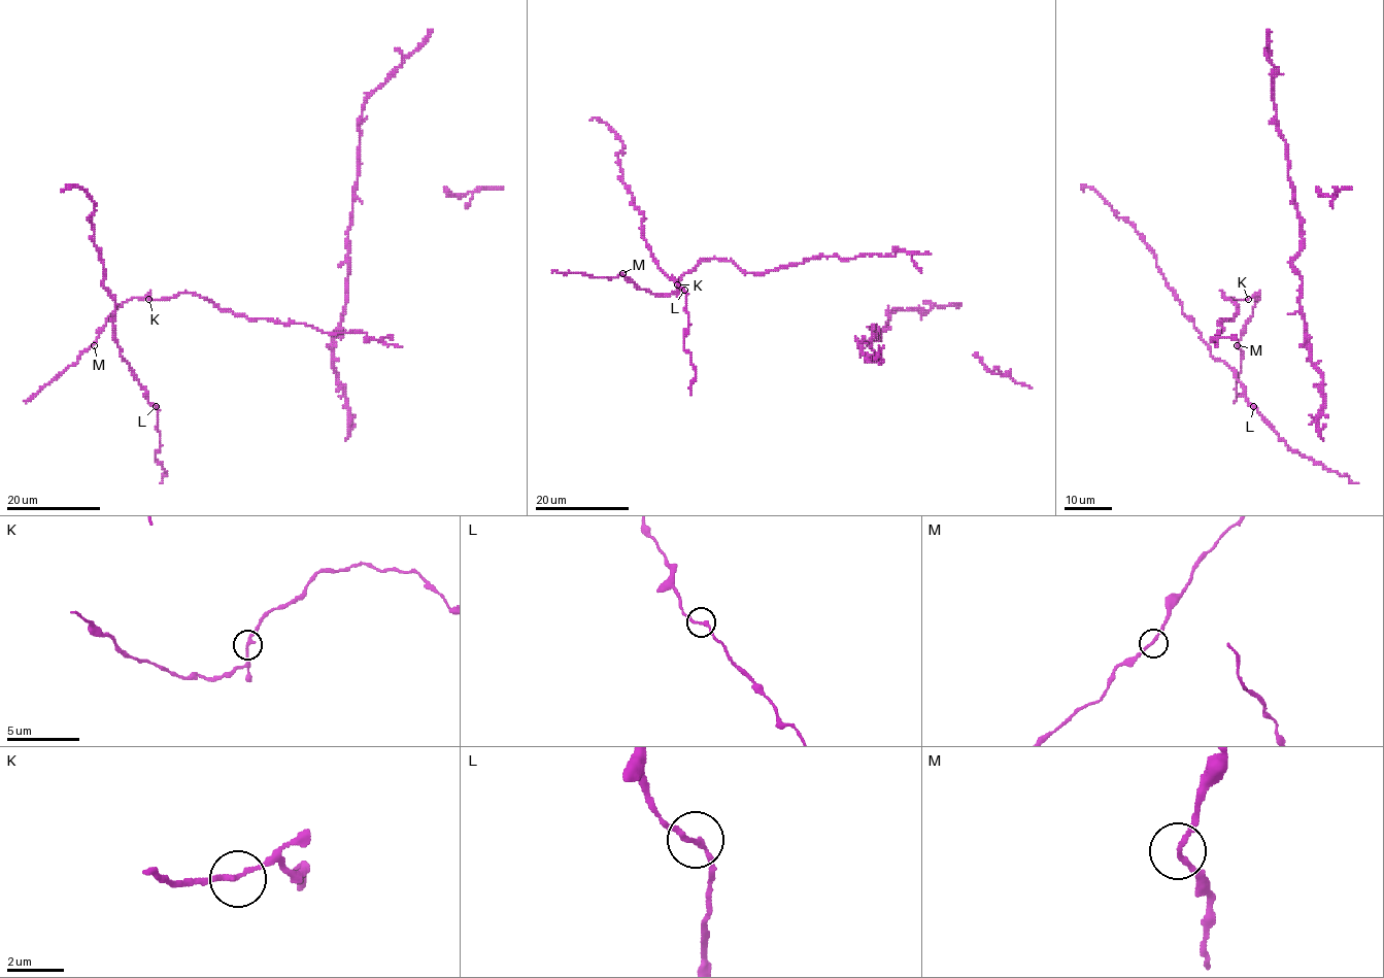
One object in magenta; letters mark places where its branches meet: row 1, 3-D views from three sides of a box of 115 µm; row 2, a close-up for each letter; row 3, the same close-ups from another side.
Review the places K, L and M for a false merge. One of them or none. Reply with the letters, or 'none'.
none

